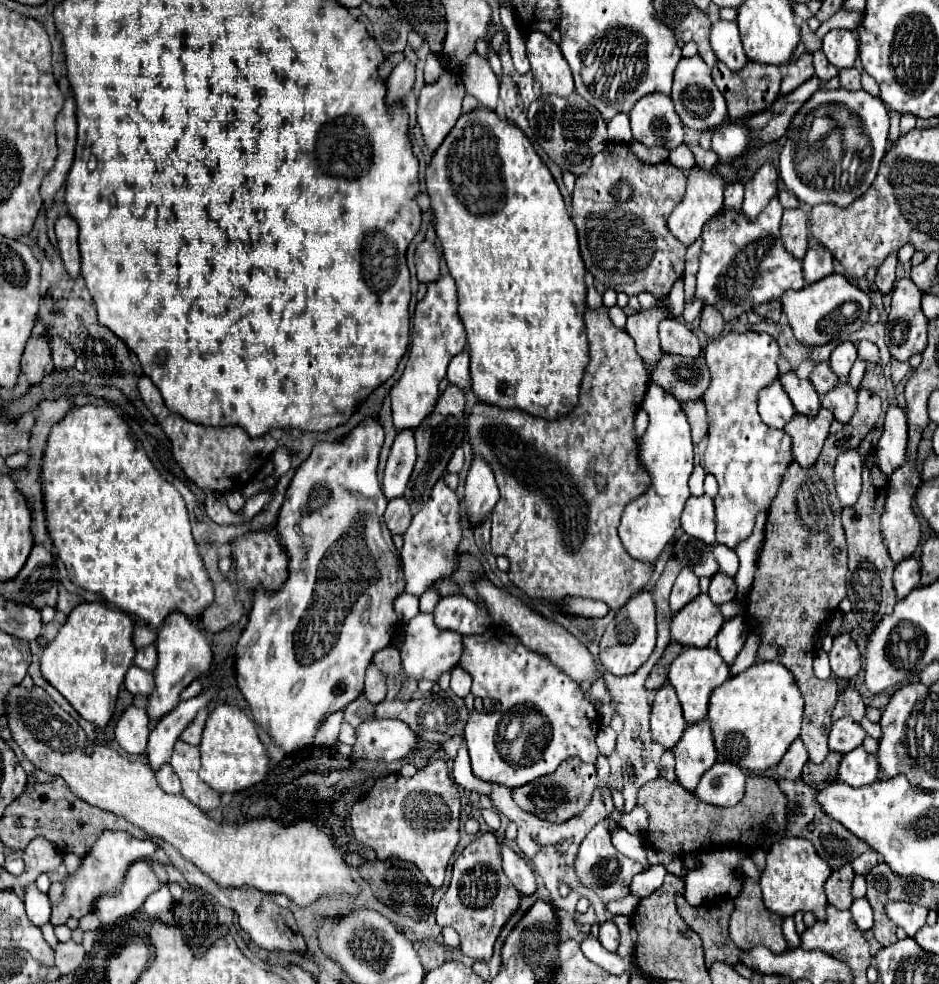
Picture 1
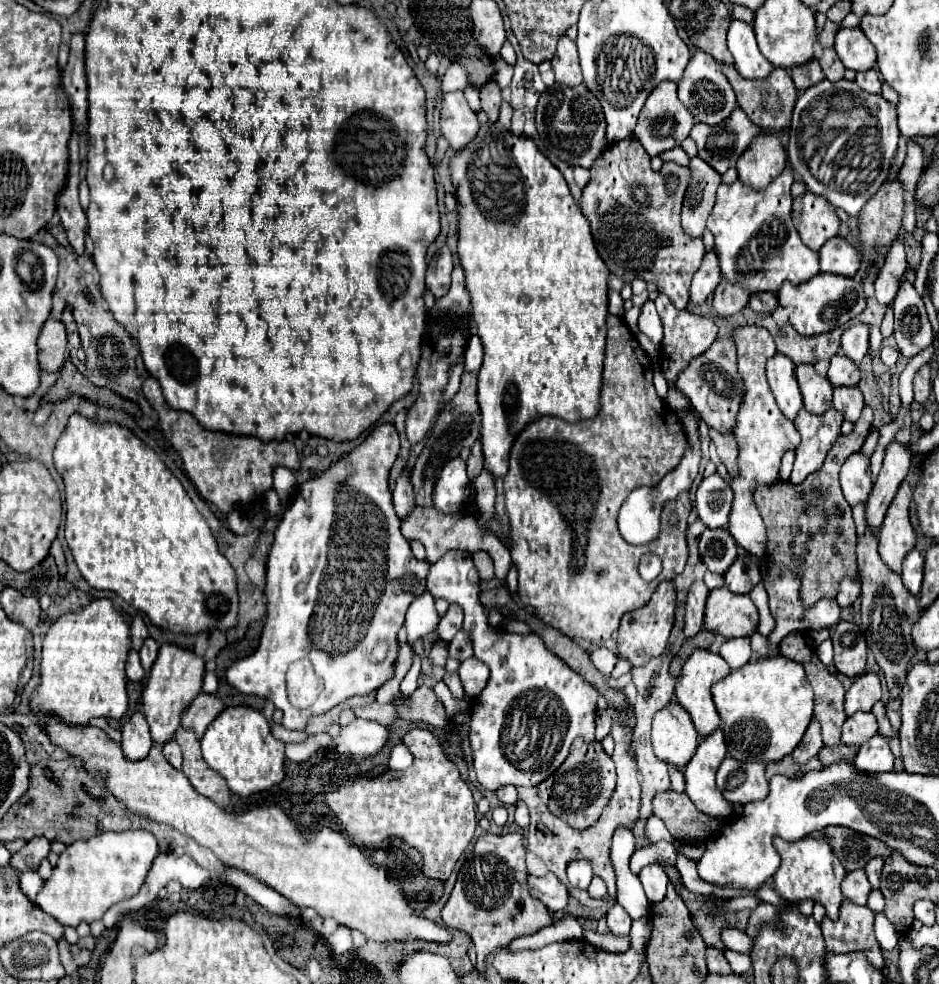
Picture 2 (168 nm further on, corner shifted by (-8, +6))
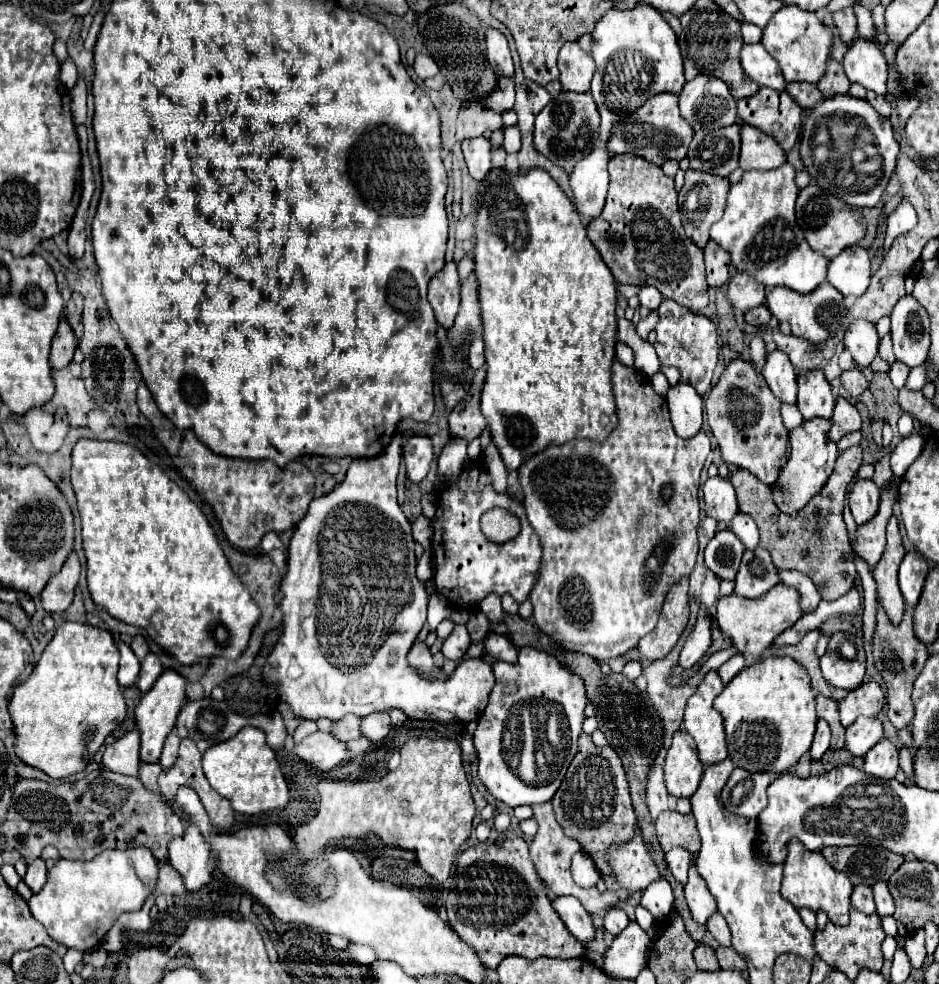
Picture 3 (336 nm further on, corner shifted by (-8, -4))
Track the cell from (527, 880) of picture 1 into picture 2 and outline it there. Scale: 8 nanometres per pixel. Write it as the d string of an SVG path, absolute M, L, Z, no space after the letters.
M548 872L546 876L528 874L528 888L530 888L530 894L540 902L544 902L550 910L566 908L568 890L552 872Z

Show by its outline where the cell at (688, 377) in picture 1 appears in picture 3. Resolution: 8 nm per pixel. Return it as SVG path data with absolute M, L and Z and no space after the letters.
M732 360L724 368L720 382L706 400L706 414L724 462L754 472L768 486L774 484L780 472L778 460L788 462L788 430L780 416L780 400L770 392L766 380L754 372L752 364Z

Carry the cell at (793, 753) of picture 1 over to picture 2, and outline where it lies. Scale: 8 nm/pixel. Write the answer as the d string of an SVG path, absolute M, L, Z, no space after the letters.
M812 720L804 738L802 738L802 742L792 752L792 760L796 764L806 764L810 758L814 758L818 754L818 750L822 746L824 746L824 742L822 742L822 736L820 736L820 726L818 726L816 720Z

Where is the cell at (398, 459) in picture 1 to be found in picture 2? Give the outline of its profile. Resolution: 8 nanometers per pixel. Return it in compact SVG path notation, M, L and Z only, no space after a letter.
M408 466L400 472L392 496L394 496L396 514L400 518L404 518L414 508L414 488L410 486L410 470L408 470Z

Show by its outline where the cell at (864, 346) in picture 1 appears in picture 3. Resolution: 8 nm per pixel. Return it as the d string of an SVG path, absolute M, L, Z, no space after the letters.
M896 362L896 364L890 368L890 378L892 378L892 382L894 382L896 388L902 388L902 386L906 384L908 372L910 372L910 368L908 368L906 364L902 364L902 362Z

